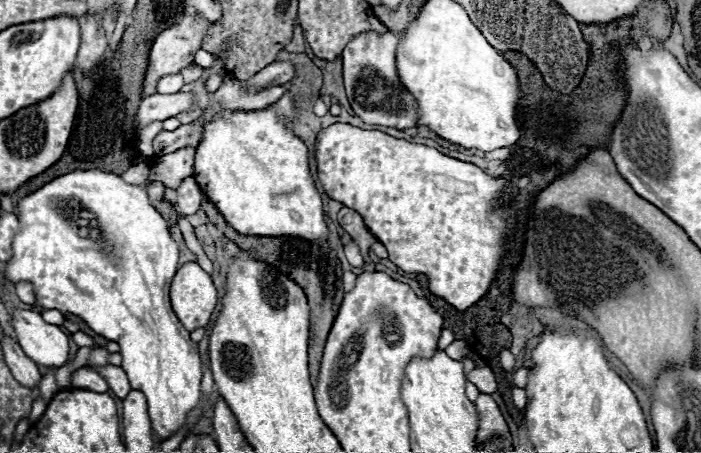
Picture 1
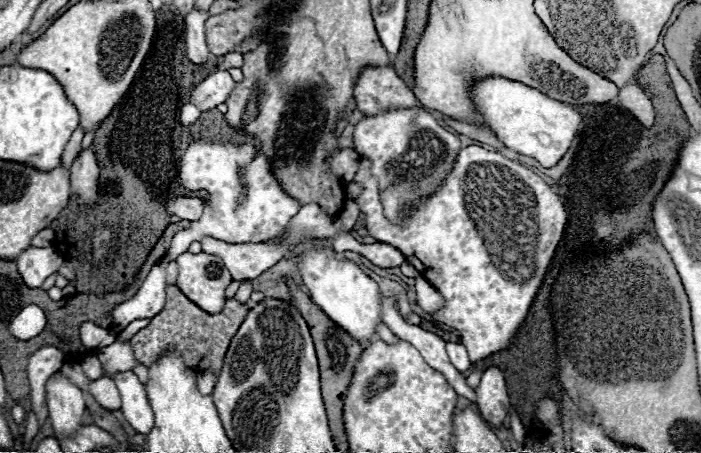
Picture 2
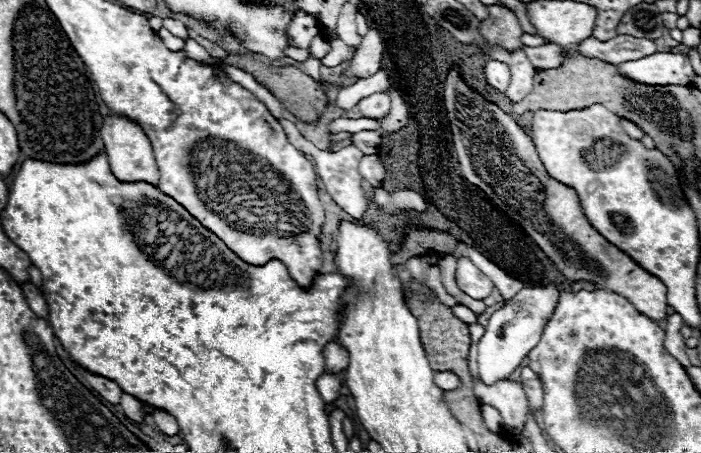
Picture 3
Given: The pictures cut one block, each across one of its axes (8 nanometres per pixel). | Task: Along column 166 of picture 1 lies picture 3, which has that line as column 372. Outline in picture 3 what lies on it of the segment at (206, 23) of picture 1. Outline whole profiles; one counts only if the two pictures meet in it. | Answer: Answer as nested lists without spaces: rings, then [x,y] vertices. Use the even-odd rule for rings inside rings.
[[[368,30],[362,38],[362,44],[356,48],[356,56],[350,60],[350,74],[360,78],[368,78],[382,68],[382,54],[384,54],[384,40],[376,30]]]

